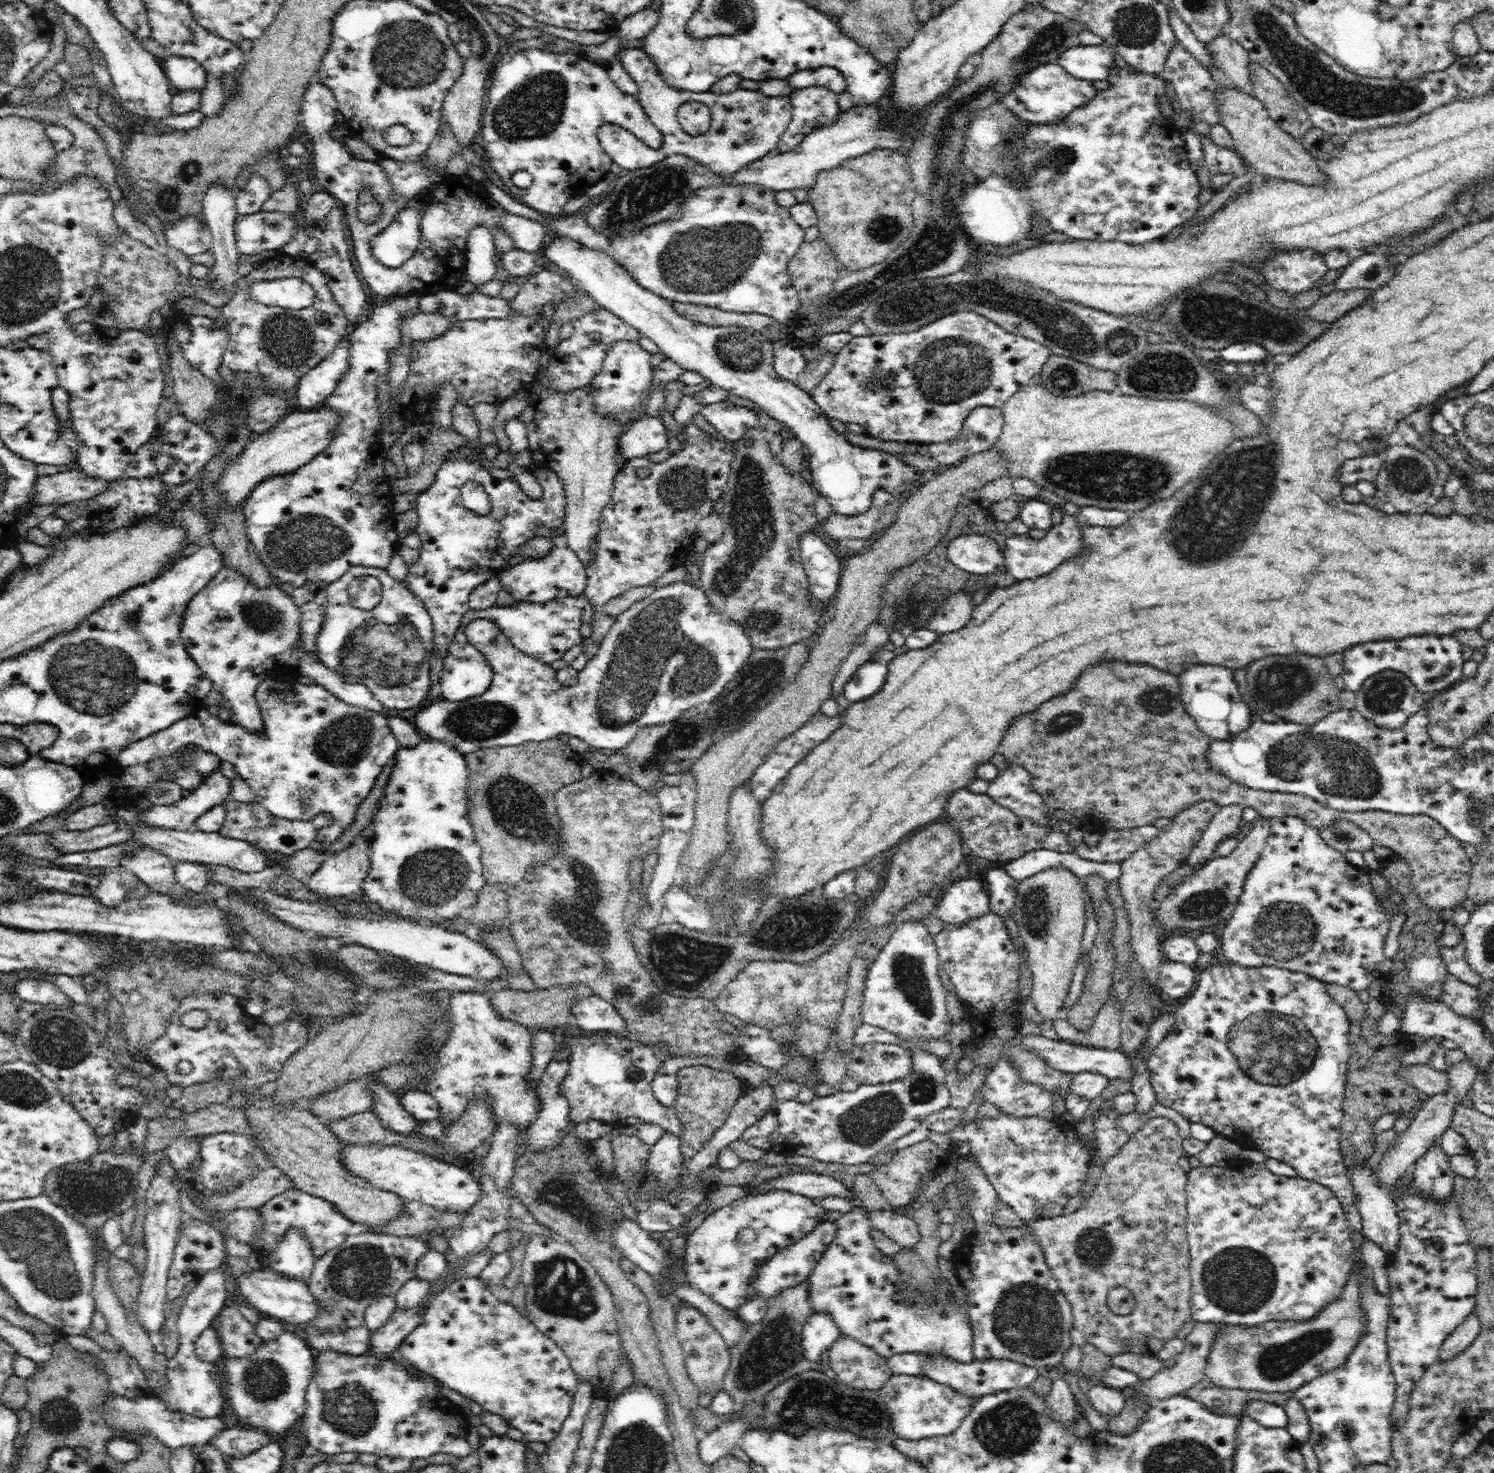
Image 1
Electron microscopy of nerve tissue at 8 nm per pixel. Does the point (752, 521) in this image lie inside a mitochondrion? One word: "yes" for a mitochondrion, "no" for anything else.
yes

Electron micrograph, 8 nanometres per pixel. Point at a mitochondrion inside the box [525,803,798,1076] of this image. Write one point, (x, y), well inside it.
(683, 964)

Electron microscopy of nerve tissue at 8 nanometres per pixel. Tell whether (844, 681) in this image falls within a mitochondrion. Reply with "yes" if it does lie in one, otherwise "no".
no

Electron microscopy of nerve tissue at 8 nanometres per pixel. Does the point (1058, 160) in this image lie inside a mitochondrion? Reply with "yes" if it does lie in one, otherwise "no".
yes

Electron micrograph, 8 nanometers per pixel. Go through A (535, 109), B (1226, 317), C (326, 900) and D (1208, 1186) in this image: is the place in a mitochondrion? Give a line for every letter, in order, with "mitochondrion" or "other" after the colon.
A: mitochondrion
B: mitochondrion
C: other
D: other

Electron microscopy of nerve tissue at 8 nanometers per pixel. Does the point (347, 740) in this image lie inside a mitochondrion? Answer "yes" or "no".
yes

